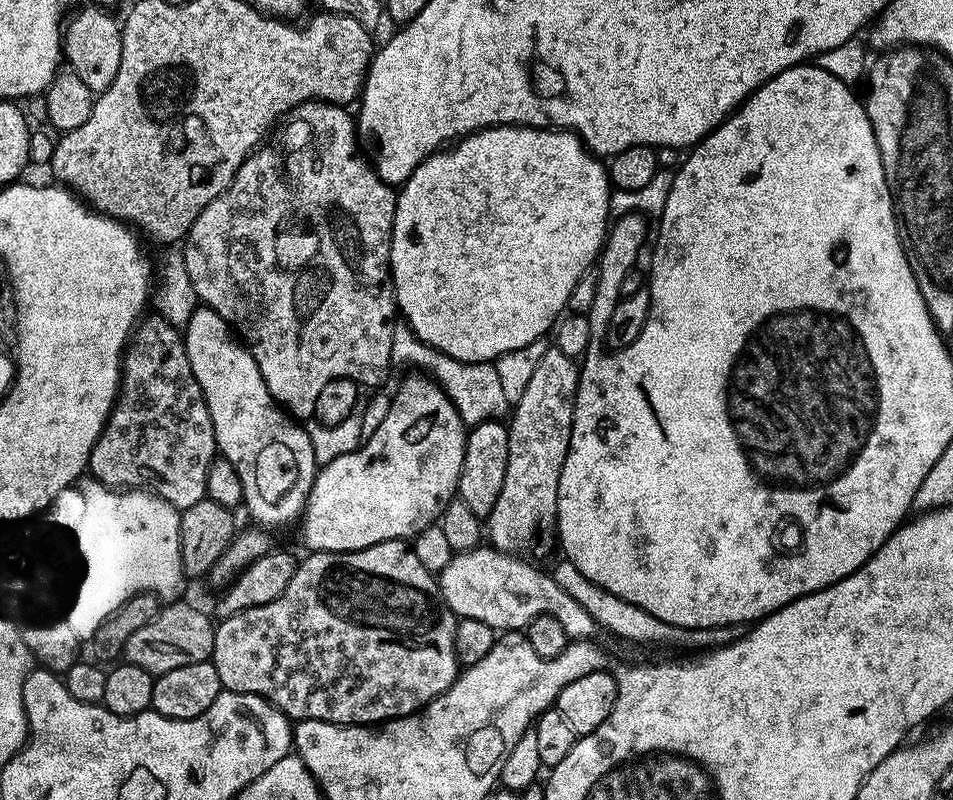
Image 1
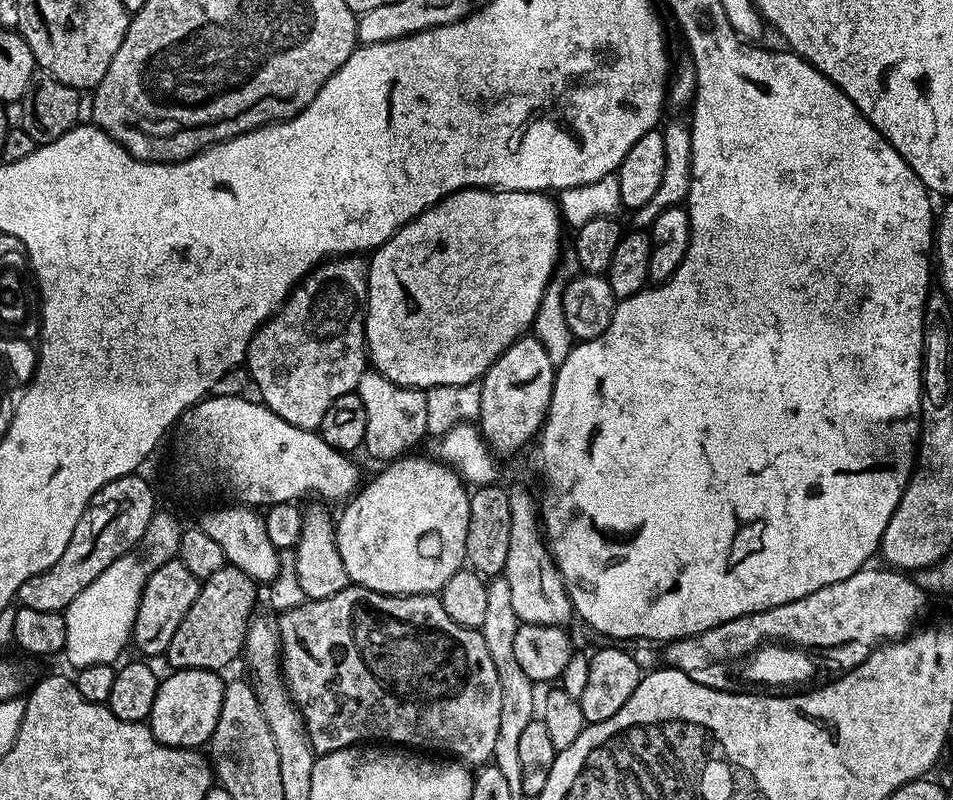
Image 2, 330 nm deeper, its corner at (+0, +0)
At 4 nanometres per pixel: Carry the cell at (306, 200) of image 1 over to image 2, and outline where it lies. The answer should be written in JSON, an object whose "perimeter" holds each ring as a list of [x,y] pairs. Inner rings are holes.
{"perimeter":[[[356,254],[329,259],[313,268],[293,288],[284,307],[256,331],[246,357],[251,383],[260,391],[259,399],[271,412],[296,428],[316,430],[326,410],[330,410],[334,398],[357,391],[359,379],[370,364],[364,343],[364,314],[367,306],[368,273],[365,261]]]}

